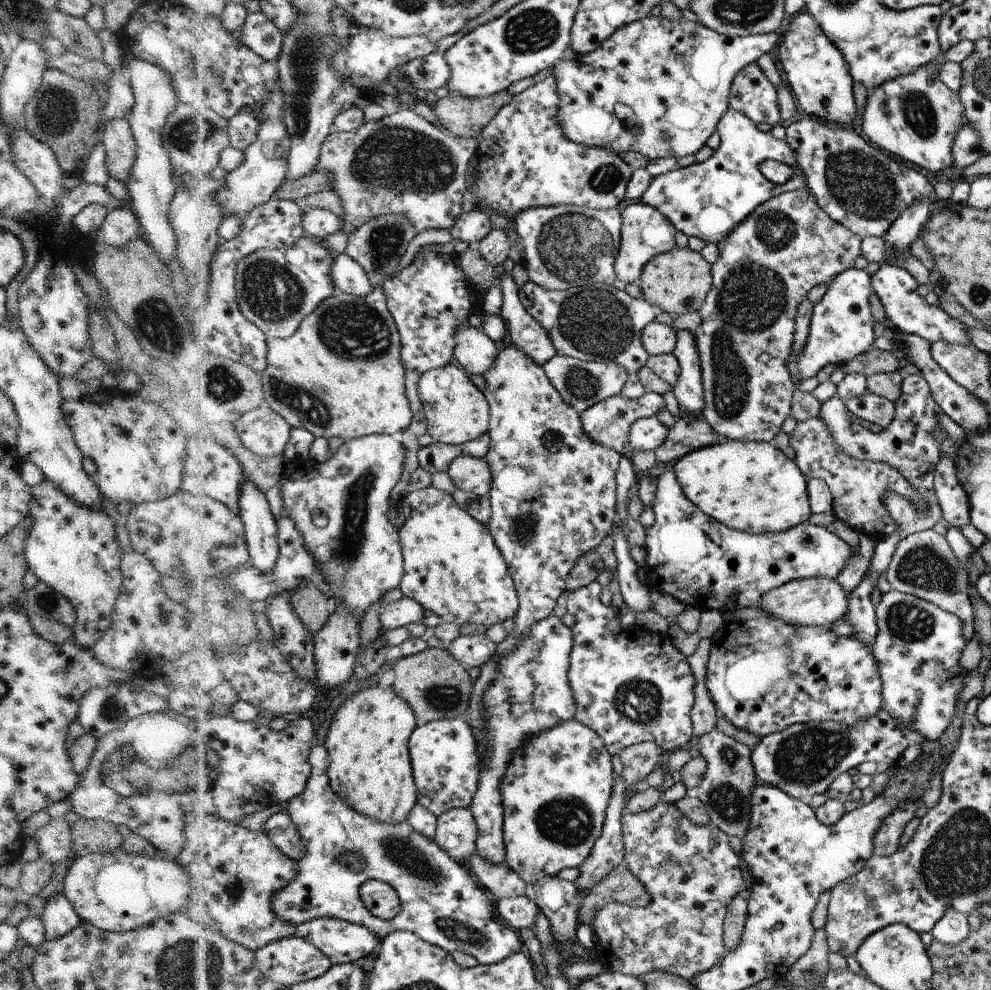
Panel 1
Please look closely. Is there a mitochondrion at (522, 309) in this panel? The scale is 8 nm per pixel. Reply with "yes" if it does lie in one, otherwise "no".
no

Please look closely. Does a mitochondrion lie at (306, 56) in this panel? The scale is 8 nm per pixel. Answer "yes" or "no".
yes

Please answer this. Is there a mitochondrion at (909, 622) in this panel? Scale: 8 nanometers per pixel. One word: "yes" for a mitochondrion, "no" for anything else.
yes

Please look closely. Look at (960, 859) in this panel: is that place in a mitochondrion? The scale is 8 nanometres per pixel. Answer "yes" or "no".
yes

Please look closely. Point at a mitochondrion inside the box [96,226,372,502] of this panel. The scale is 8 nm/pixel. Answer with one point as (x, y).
(272, 293)

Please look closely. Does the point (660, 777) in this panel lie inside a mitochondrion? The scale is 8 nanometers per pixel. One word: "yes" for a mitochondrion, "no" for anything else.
no

